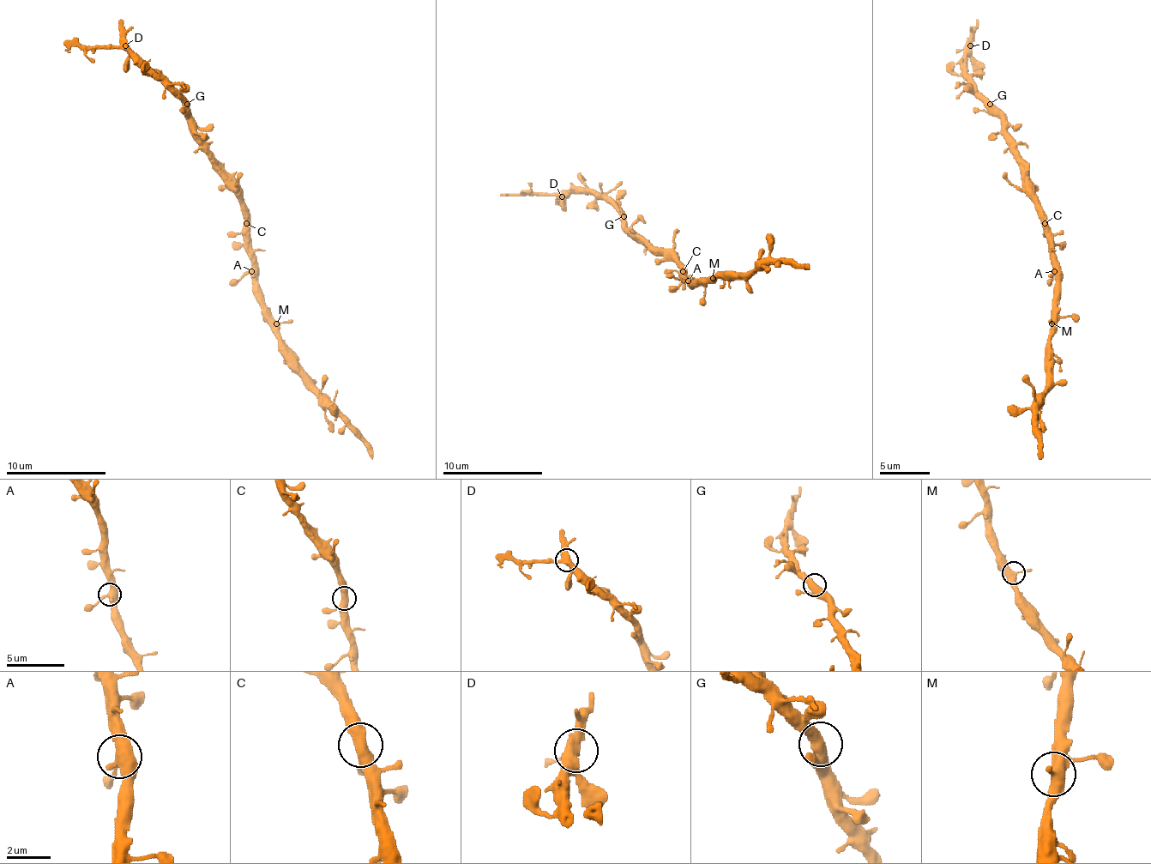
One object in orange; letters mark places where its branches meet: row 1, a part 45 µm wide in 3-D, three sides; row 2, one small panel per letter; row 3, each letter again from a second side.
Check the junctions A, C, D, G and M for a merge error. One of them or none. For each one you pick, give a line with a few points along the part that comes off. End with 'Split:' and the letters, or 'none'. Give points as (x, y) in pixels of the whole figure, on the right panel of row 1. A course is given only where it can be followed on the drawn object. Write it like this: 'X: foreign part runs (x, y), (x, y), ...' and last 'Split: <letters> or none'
Split: none

